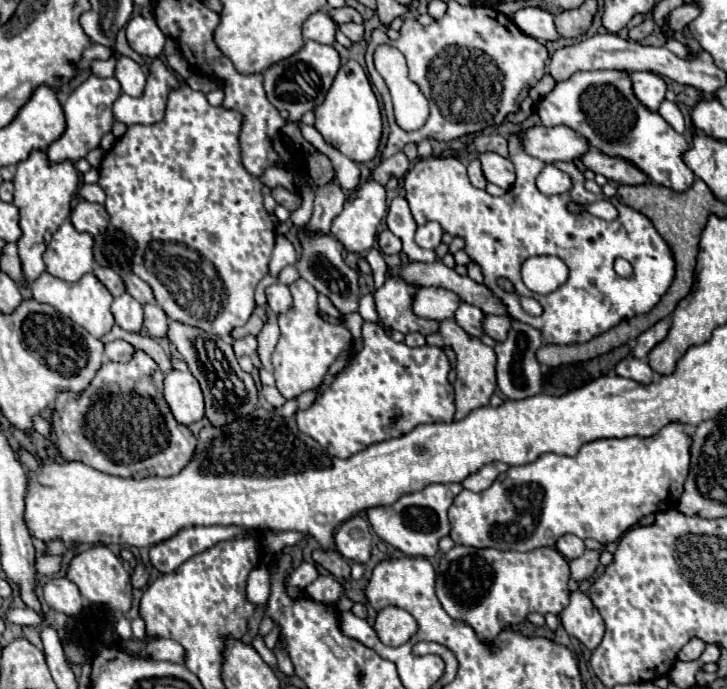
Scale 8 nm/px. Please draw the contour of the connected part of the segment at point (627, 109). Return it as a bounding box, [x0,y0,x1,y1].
[536,70,696,192]

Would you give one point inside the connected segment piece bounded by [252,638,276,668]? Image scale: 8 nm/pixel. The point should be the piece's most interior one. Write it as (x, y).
(267, 655)

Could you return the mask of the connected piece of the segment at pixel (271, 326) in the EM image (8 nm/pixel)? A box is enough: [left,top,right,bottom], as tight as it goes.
[258,306,280,372]

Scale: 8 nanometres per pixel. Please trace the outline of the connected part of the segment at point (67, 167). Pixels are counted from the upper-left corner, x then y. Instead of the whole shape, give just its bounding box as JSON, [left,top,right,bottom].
[14,150,78,282]

